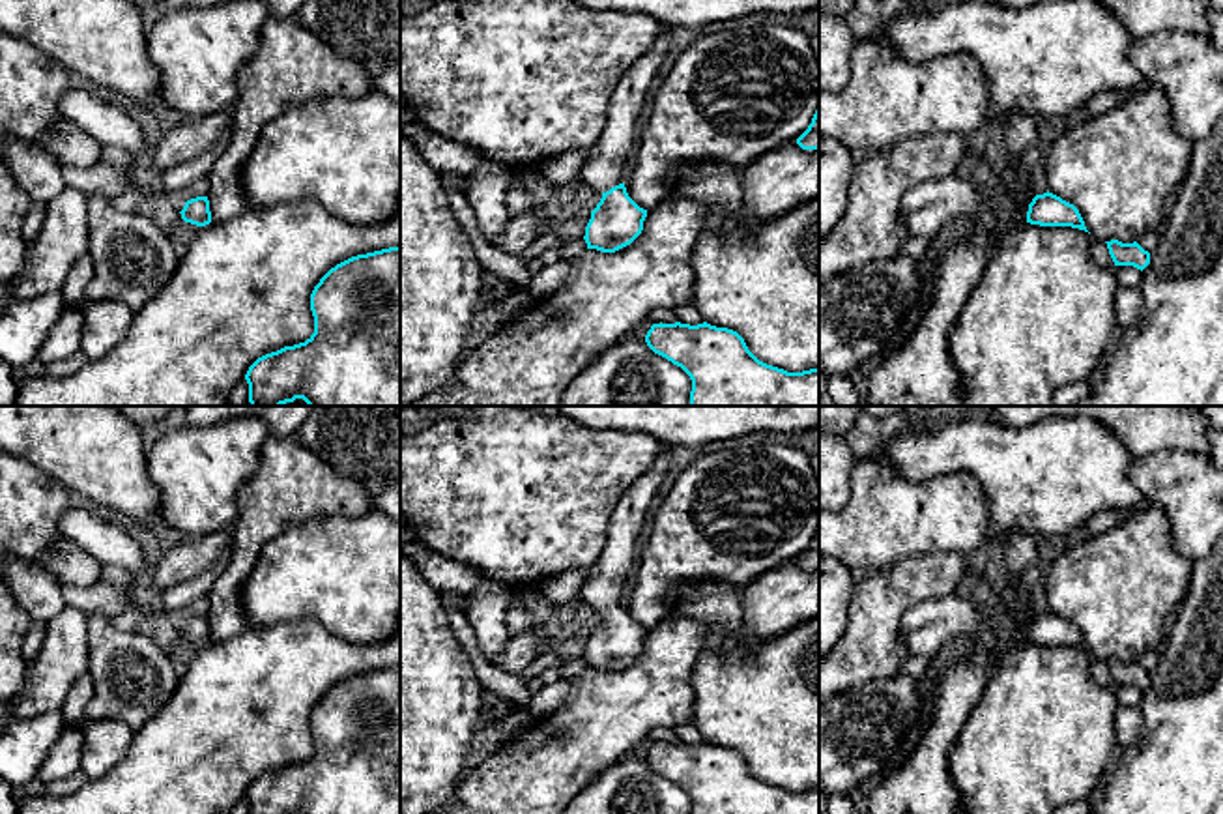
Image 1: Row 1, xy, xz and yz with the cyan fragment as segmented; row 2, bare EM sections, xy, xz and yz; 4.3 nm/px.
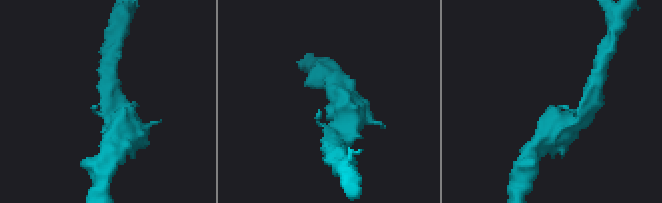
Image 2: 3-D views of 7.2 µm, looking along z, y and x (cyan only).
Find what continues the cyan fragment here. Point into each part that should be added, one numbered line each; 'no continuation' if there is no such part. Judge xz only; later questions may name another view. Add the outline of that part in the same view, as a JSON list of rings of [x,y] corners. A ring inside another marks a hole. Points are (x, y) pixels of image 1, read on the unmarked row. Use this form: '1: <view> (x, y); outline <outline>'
1: xz (608, 579); outline [[[664,445],[651,468],[623,494],[612,511],[602,554],[587,569],[580,601],[598,612],[625,603],[636,565],[636,543],[645,524],[645,515],[666,488],[669,447]]]

